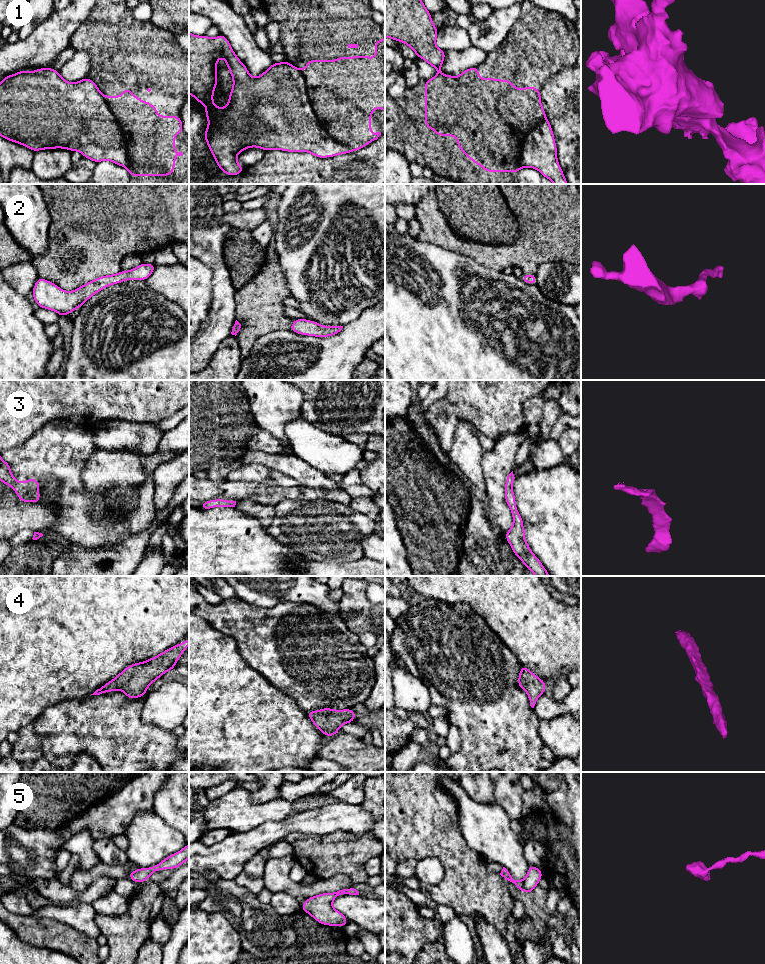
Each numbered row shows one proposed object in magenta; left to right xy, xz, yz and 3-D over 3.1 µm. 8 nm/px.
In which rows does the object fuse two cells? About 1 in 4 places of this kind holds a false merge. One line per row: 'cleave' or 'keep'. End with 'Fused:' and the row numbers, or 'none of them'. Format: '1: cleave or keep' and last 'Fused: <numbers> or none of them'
1: cleave
2: keep
3: keep
4: keep
5: keep
Fused: 1

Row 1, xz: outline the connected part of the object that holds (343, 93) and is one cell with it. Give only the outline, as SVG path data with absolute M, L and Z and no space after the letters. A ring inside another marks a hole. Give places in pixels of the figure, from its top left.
M385 39L375 40L375 59L372 60L370 56L352 56L348 59L346 56L340 56L337 60L308 60L307 66L301 70L301 74L305 78L310 104L321 124L326 132L338 143L348 146L352 151L357 151L370 142L375 141L381 135L380 132L376 132L374 135L371 133L371 113L376 108L382 108L385 112Z

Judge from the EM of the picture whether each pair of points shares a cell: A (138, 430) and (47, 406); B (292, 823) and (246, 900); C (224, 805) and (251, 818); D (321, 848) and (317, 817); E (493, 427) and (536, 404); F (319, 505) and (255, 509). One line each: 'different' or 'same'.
A: different
B: different
C: same
D: different
E: different
F: different

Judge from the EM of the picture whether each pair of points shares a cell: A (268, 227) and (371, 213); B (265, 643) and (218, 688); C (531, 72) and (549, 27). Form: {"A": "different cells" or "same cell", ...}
{"A": "different cells", "B": "different cells", "C": "same cell"}

